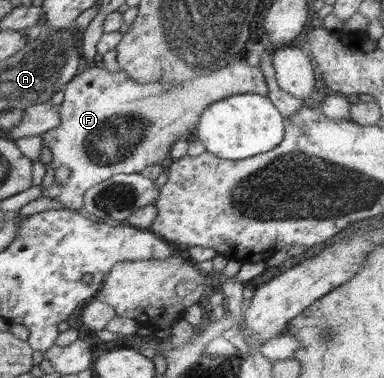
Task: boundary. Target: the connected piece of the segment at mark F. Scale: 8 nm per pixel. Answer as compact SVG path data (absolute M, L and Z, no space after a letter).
M243 57L211 75L191 79L181 86L171 86L169 90L163 88L163 82L133 82L124 71L119 69L117 72L109 72L102 64L97 64L71 79L63 93L64 100L59 105L60 124L40 135L44 145L52 153L52 161L46 164L46 174L42 179L42 196L57 199L66 208L82 212L87 189L120 173L140 174L145 167L159 164L166 157L170 157L170 149L175 141L183 136L193 137L193 129L199 123L207 105L235 94L252 93L266 96L268 86L261 68L251 66Z

